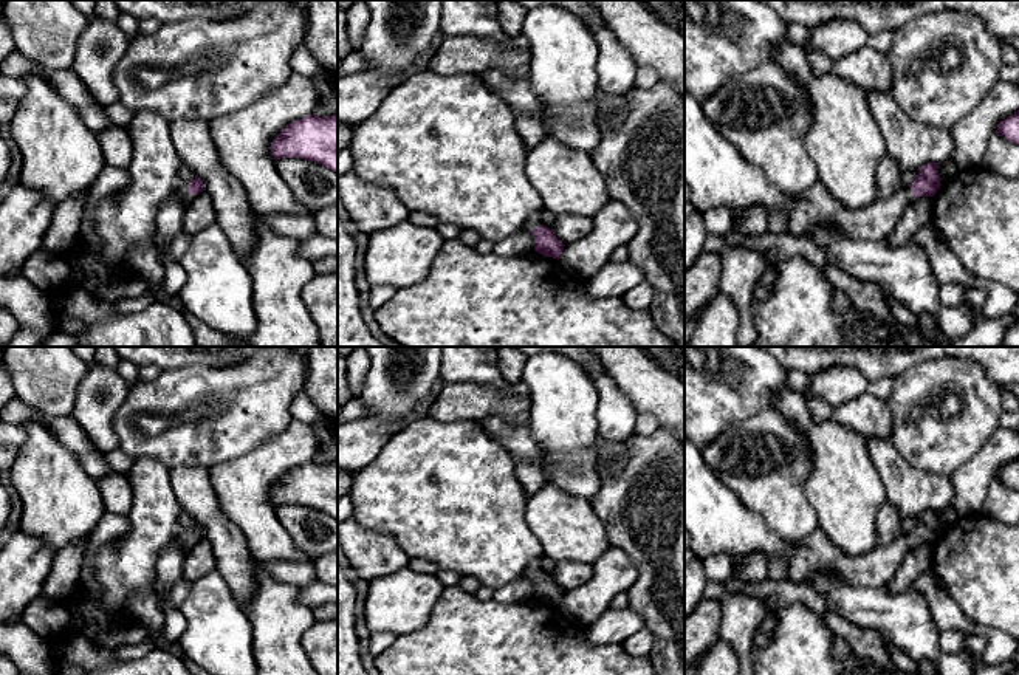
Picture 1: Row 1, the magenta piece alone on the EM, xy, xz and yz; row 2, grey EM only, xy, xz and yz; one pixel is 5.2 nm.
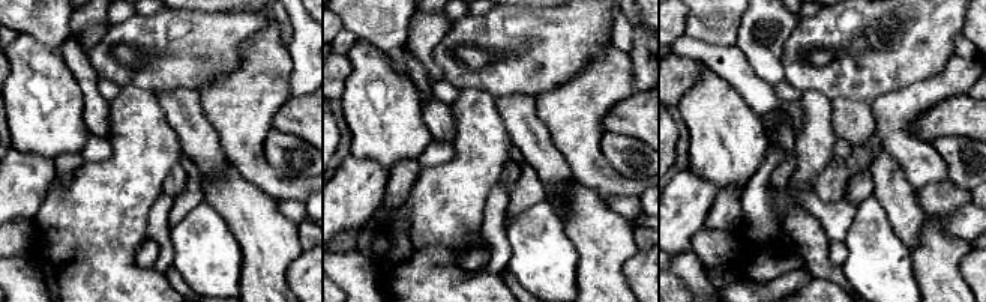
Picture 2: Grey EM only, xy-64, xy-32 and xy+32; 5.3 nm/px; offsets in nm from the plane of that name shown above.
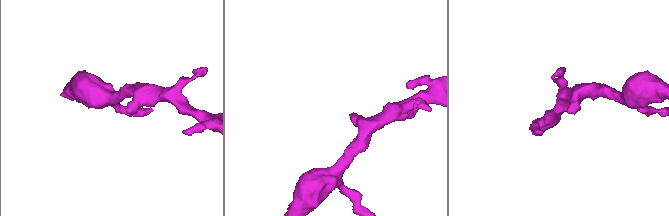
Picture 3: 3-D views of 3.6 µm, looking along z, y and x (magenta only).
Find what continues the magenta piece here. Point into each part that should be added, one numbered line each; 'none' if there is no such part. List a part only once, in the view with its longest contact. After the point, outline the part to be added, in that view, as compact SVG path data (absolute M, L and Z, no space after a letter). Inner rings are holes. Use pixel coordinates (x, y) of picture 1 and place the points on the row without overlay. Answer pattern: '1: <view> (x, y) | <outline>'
1: xy (183, 537) | M181 531L178 534L178 540L181 543L181 548L184 553L187 553L190 550L190 547L194 545L194 542L189 539L189 536L186 534L186 531Z

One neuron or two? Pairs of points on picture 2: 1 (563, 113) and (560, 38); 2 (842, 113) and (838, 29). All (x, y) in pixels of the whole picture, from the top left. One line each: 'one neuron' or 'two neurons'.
1: two neurons
2: two neurons

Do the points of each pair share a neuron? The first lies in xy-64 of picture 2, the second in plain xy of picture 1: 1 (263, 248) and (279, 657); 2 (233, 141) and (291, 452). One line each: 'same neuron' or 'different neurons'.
1: same neuron
2: same neuron

